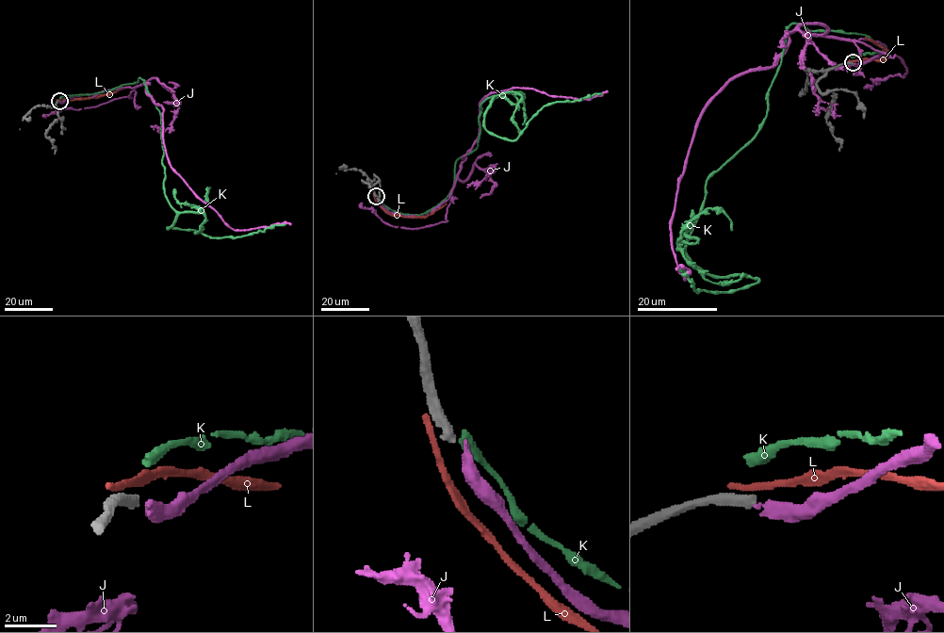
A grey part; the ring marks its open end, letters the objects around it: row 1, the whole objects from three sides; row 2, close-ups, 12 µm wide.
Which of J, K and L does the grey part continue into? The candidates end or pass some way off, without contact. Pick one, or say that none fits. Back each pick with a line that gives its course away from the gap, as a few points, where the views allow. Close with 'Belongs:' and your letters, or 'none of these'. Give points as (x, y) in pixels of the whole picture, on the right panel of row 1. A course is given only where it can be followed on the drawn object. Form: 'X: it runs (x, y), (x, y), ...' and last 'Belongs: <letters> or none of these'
Belongs: none of these

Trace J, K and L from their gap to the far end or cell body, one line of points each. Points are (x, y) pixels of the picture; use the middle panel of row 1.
J: (377, 197), (413, 216), (447, 199), (492, 93), (607, 90)
K: (377, 196), (402, 214), (439, 203), (478, 146), (487, 99), (484, 128), (514, 140), (544, 106), (602, 93)
L: (375, 197), (390, 214), (405, 217), (426, 217), (447, 203)

